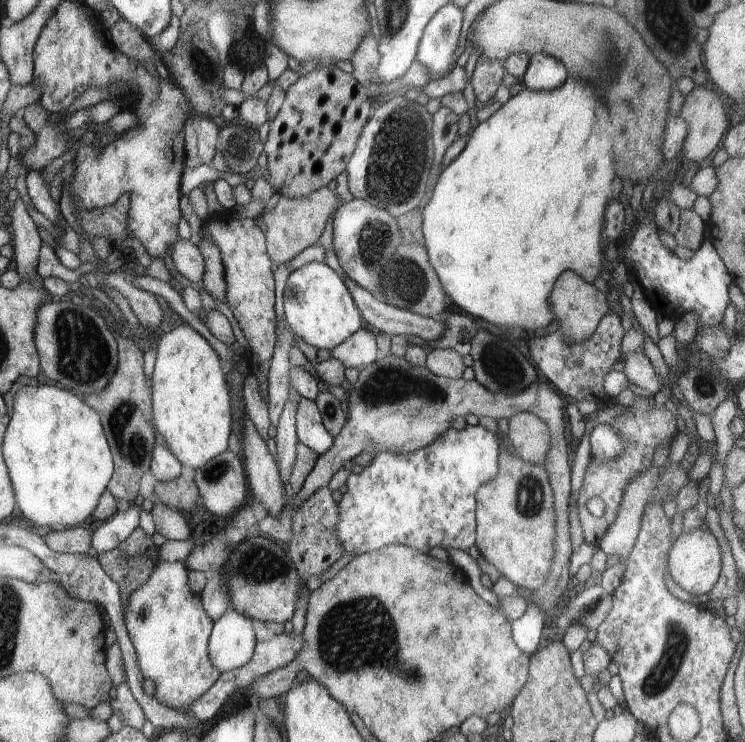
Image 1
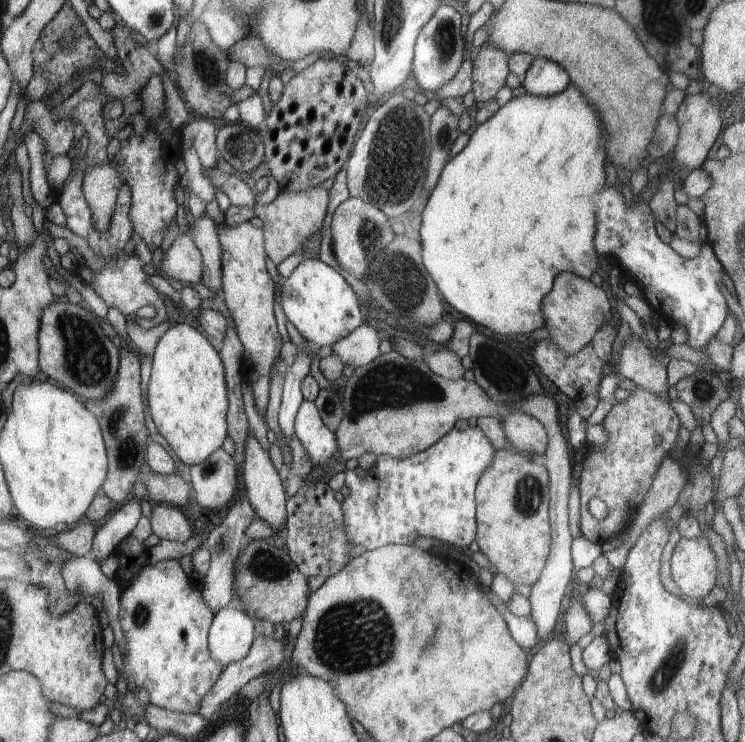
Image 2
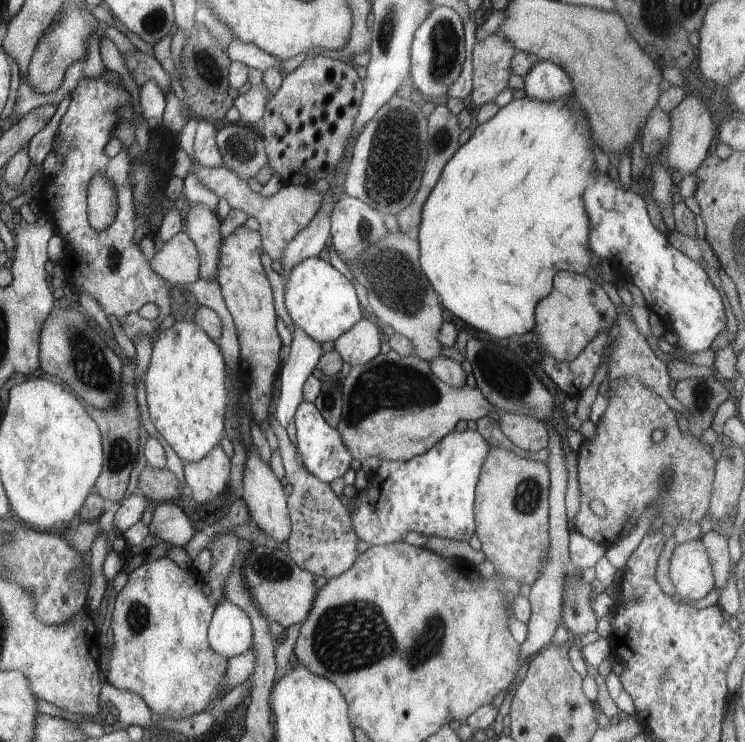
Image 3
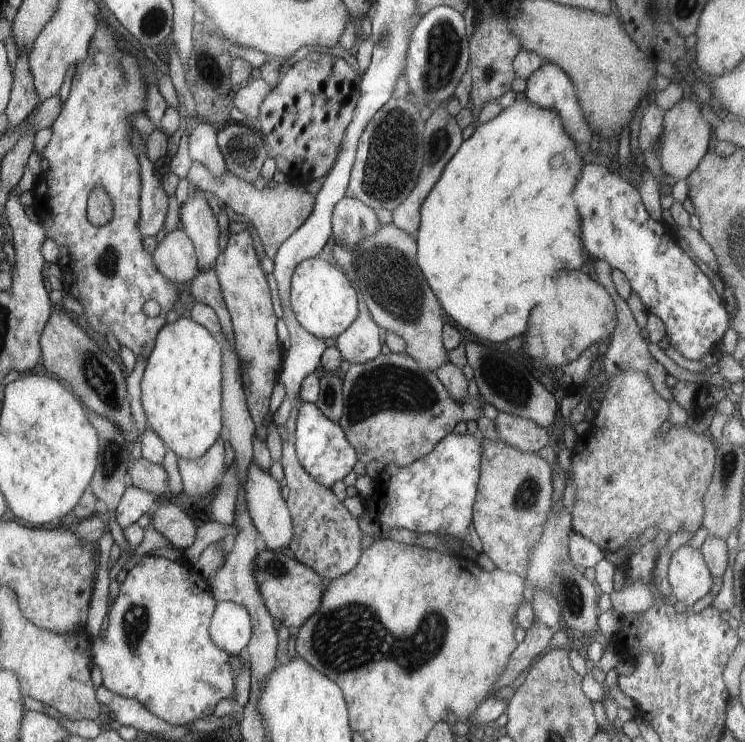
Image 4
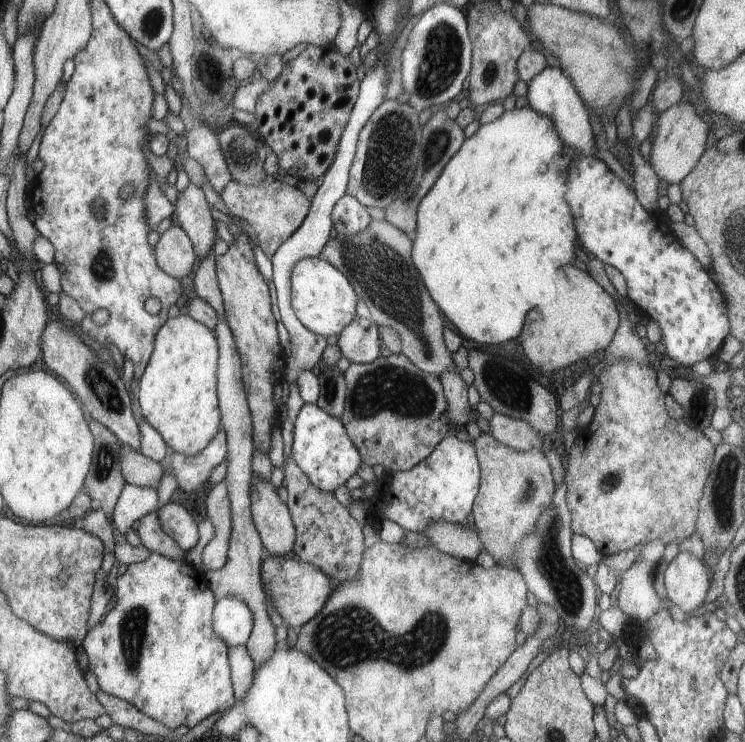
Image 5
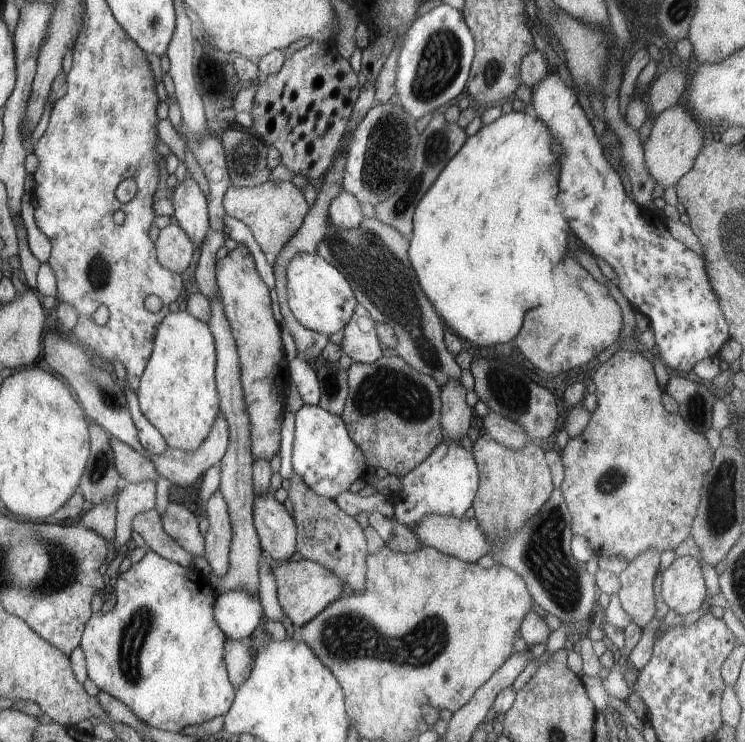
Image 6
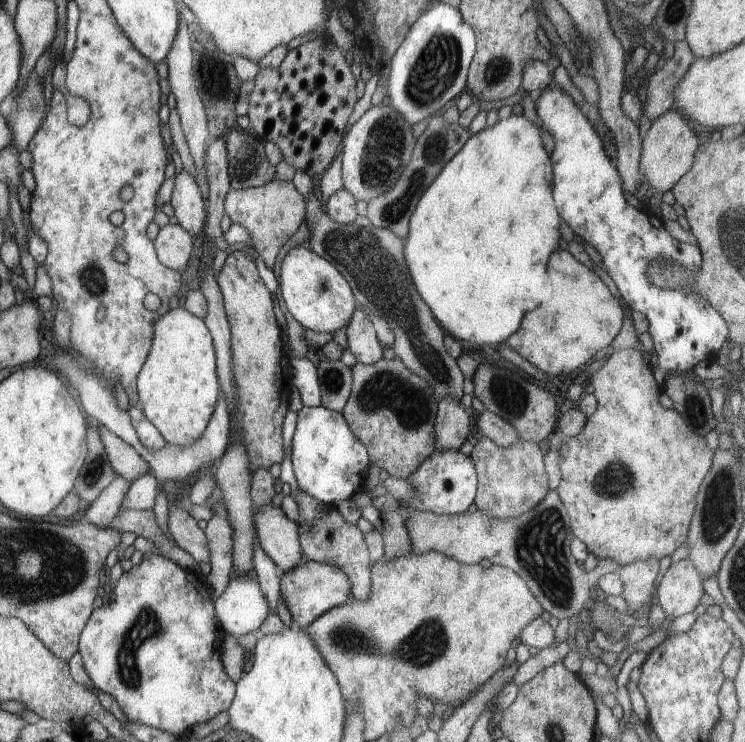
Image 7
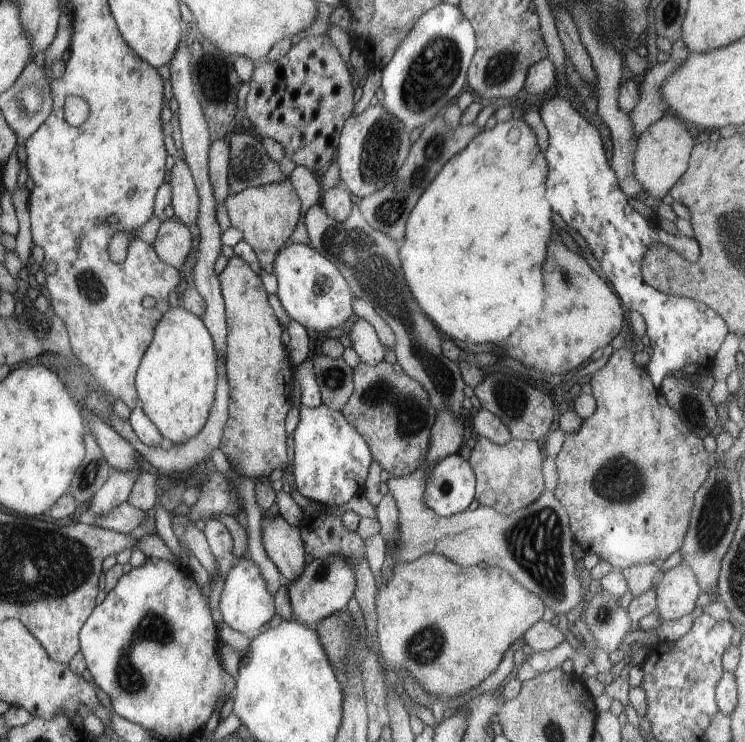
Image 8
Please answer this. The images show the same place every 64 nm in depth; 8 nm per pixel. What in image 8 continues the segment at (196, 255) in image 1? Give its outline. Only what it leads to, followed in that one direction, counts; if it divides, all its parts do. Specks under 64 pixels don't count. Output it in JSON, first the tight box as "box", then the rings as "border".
{"box":[152,218,190,269],"border":[[[165,218],[157,229],[152,246],[163,264],[179,269],[189,252],[190,240],[186,226]]]}

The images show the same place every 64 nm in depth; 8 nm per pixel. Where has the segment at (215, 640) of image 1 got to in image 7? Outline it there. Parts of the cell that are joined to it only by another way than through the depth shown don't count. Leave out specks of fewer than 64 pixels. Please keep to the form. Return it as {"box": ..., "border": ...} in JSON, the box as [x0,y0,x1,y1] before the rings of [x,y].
{"box":[213,570,269,637],"border":[[[254,570],[229,576],[227,586],[213,606],[222,631],[234,637],[255,633],[269,614]]]}

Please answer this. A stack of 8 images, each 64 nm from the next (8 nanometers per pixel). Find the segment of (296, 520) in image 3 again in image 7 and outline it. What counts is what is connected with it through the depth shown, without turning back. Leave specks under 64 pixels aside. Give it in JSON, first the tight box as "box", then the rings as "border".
{"box":[293,488,371,602],"border":[[[297,488],[293,500],[297,503],[296,527],[304,560],[320,562],[329,566],[337,564],[336,567],[349,580],[351,596],[355,600],[361,600],[361,602],[367,600],[369,590],[371,590],[371,577],[369,570],[370,558],[365,546],[364,534],[356,525],[347,524],[335,507],[311,498],[309,494],[301,492],[299,488]]]}

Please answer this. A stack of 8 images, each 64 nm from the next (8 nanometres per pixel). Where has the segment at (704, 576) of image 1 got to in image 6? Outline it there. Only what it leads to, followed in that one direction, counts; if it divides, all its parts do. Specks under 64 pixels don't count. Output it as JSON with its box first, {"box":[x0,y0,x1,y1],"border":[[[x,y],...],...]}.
{"box":[661,557,707,616],"border":[[[677,557],[662,572],[661,598],[675,614],[683,616],[699,609],[707,596],[701,566],[693,557]]]}

